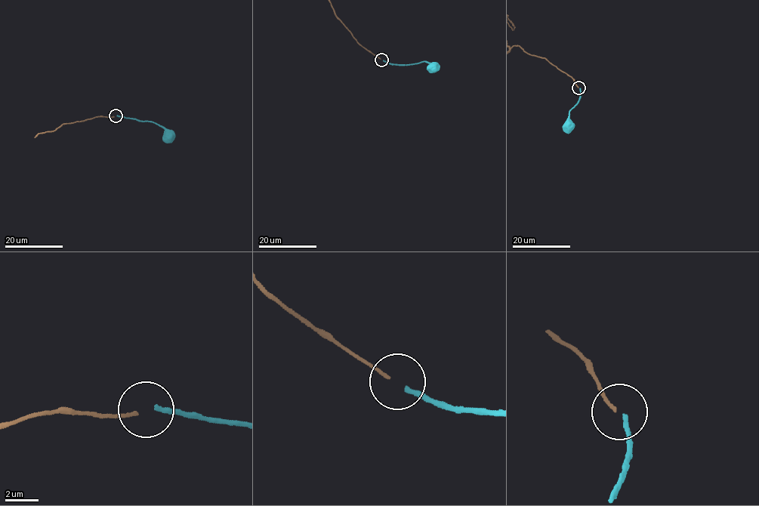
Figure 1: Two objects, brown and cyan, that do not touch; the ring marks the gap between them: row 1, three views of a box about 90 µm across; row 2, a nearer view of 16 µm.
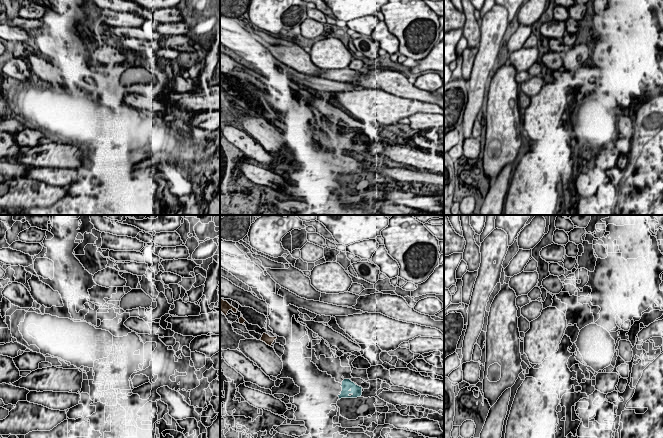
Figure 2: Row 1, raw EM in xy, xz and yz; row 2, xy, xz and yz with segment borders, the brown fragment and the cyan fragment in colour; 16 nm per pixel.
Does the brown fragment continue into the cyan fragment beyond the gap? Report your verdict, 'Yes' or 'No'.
No

